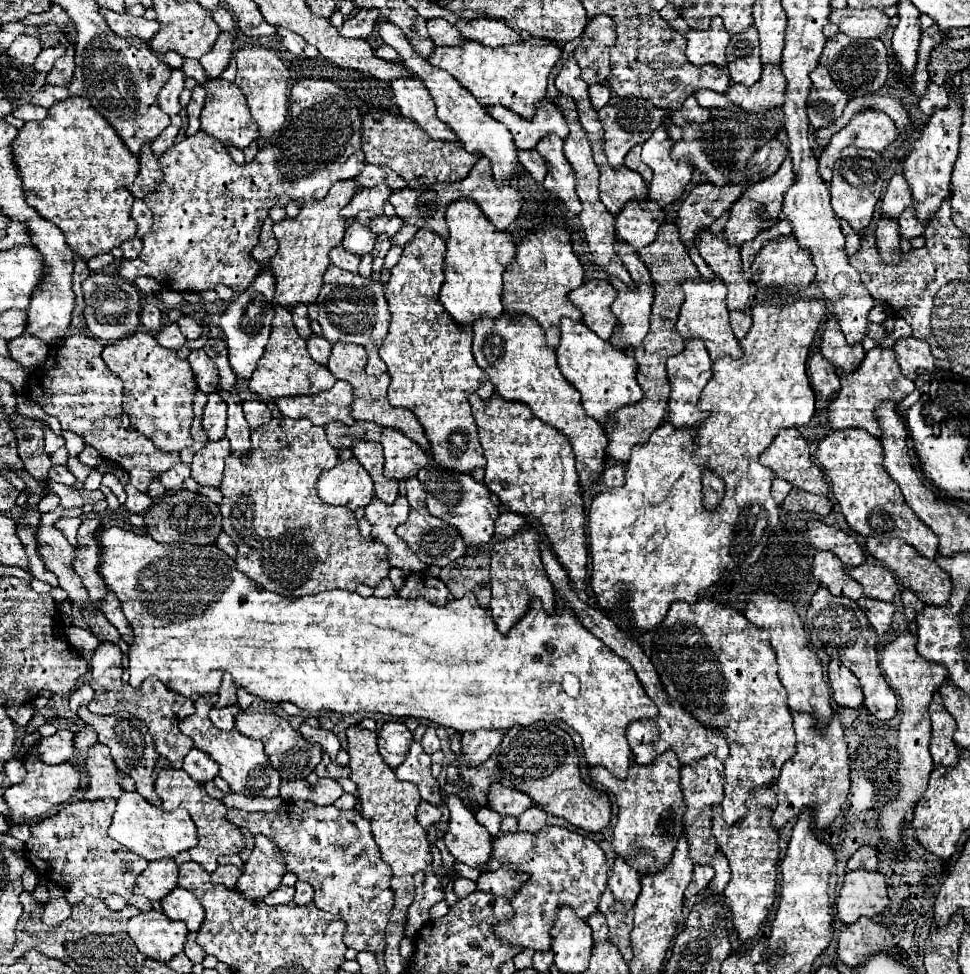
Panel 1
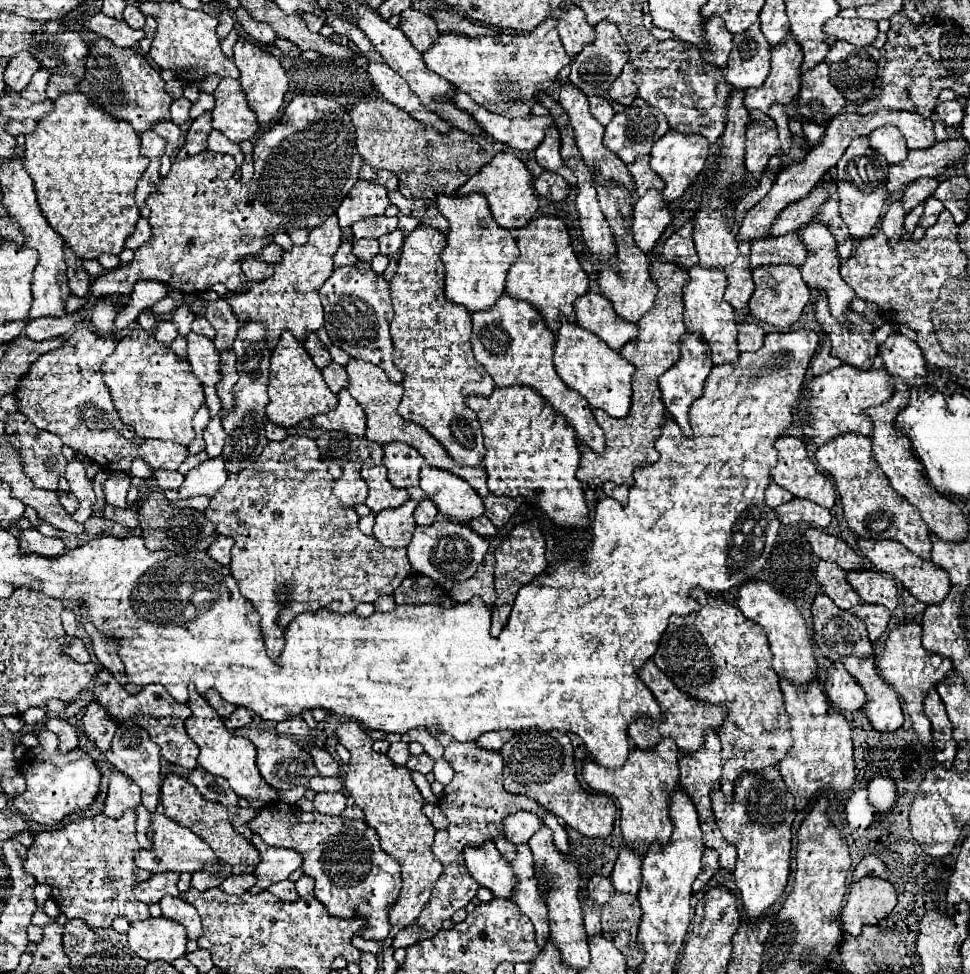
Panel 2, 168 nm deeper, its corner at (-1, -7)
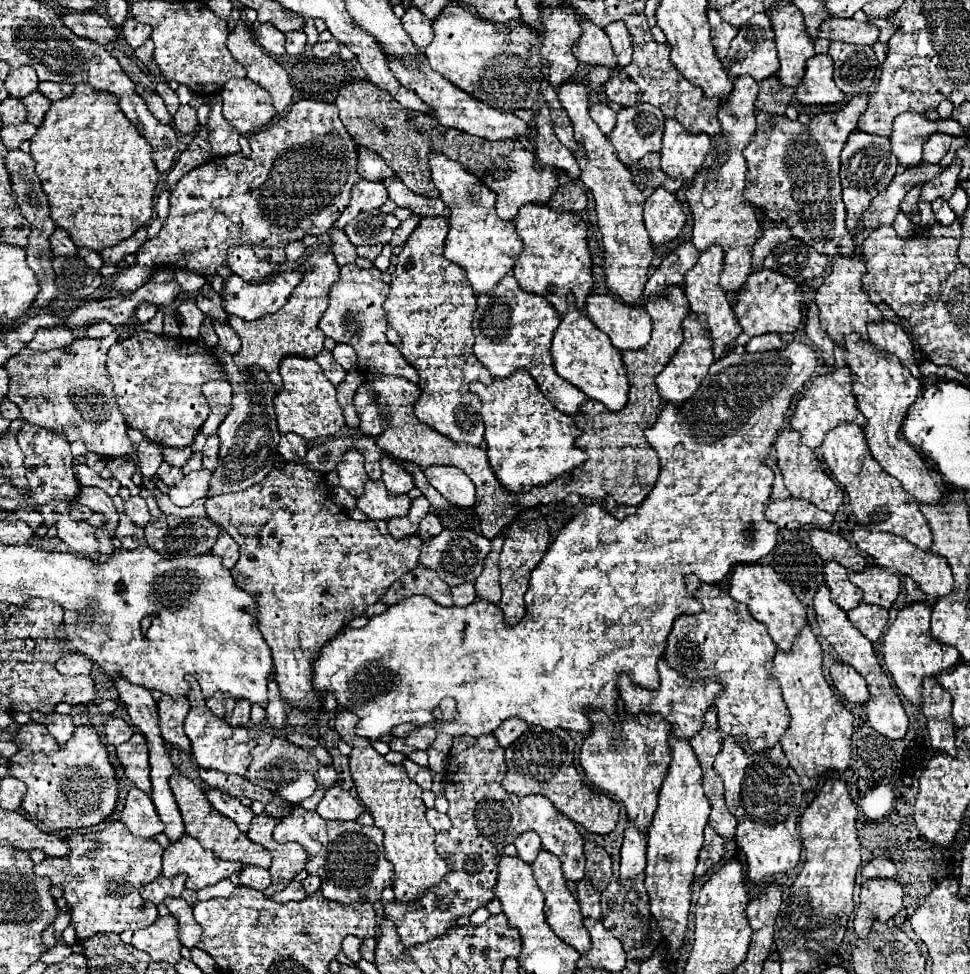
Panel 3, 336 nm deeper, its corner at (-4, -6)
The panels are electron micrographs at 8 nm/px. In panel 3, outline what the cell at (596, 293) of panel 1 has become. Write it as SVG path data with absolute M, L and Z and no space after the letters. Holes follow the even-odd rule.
M593 294L587 298L587 316L601 332L609 336L617 350L639 350L649 342L651 318L643 306L629 306L611 294Z

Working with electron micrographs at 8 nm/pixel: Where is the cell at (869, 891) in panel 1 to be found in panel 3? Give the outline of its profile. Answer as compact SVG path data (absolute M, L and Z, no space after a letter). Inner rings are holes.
M873 878L861 886L859 906L855 912L855 934L867 938L875 920L887 922L903 906L903 888L897 880Z

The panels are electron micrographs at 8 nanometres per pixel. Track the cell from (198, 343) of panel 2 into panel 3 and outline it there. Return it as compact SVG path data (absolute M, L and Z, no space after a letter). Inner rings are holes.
M213 380L209 384L205 384L203 394L211 406L211 414L205 420L205 424L201 426L201 432L205 436L211 436L217 432L219 424L225 420L225 416L229 414L231 408L231 384L225 380Z

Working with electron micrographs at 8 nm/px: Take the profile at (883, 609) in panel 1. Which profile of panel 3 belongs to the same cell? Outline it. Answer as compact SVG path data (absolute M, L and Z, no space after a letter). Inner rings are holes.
M861 602L857 608L847 612L847 618L851 620L851 624L857 630L861 630L871 642L875 642L875 640L879 640L881 632L887 626L889 612L881 606L869 606L869 604Z

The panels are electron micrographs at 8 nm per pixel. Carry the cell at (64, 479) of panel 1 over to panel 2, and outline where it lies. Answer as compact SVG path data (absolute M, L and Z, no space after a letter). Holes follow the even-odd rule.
M56 491L58 497L60 497L60 503L62 507L68 511L68 513L74 513L74 509L78 509L78 499L72 491Z

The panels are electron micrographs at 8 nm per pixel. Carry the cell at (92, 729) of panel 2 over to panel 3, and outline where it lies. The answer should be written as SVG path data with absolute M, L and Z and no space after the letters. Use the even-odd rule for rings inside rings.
M121 718L107 720L107 724L105 724L105 738L107 738L109 744L119 746L119 744L127 742L131 736L133 736L133 728L125 720L121 720Z

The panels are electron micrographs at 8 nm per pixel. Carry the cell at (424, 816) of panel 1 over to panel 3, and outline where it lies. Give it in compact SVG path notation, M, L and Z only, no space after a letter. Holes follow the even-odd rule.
M435 808L427 810L427 820L429 820L429 824L431 824L437 832L447 832L447 830L451 828L451 820L449 820L449 816L437 812Z

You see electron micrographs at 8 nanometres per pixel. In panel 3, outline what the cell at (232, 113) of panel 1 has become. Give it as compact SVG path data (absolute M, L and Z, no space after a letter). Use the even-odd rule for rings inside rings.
M249 78L229 80L223 90L223 116L239 134L257 132L275 118L271 96Z

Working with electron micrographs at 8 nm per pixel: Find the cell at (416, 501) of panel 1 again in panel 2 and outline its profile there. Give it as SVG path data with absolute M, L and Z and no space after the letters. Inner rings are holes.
M428 497L422 499L414 511L414 519L418 525L432 525L436 521L436 515L438 515L438 509Z

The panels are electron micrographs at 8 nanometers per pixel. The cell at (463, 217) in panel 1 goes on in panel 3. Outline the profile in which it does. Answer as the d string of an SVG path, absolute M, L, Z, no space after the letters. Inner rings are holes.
M433 152L429 156L431 178L449 206L449 234L445 242L445 256L465 268L467 280L477 294L489 292L505 274L513 270L523 242L515 230L515 222L505 222L495 214L495 192L489 190L481 178L471 174L463 164Z

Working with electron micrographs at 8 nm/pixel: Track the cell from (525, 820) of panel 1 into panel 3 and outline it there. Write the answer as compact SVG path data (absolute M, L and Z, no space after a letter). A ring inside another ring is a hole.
M541 850L537 860L531 864L533 868L533 874L535 874L535 880L541 888L541 892L545 894L545 918L547 918L547 924L551 926L551 930L563 940L567 942L569 946L573 946L579 954L583 954L585 950L589 950L589 944L591 944L591 938L587 934L587 928L583 926L583 916L579 912L579 904L577 900L573 898L573 894L569 892L567 888L567 880L563 878L563 870L561 870L561 860L557 860L557 856Z

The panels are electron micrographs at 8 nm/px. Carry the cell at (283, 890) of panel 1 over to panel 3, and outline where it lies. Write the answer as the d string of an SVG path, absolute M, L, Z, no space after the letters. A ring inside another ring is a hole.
M293 880L285 890L281 890L281 892L277 892L271 900L273 902L279 902L279 904L285 904L285 902L291 902L291 900L303 900L307 894L305 894L305 890L303 890L303 884L301 882L297 882L297 880Z

